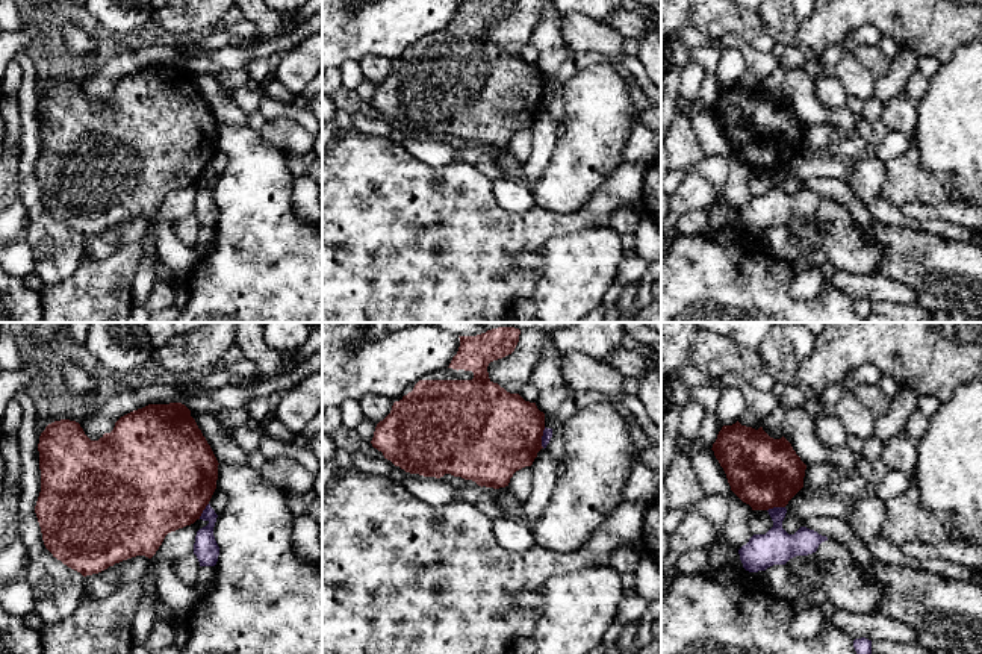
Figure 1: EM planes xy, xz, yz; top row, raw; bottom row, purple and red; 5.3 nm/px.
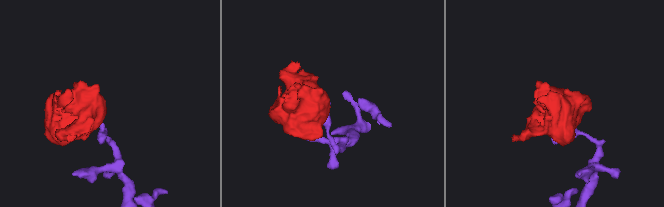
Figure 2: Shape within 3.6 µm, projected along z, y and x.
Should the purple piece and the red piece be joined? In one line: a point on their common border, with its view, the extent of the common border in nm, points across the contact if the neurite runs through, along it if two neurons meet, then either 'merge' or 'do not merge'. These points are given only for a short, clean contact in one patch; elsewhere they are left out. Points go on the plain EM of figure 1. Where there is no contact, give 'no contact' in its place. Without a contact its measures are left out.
contact xz (542, 99); length 110 nm; border xz (545, 88), (542, 108); do not merge

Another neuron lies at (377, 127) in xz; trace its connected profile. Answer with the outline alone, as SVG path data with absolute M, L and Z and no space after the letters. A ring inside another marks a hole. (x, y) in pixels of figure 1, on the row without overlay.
M353 115L354 130L363 136L389 138L395 126L384 118L371 118L365 115Z

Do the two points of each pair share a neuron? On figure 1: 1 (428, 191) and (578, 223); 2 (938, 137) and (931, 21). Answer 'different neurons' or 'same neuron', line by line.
1: same neuron
2: different neurons

